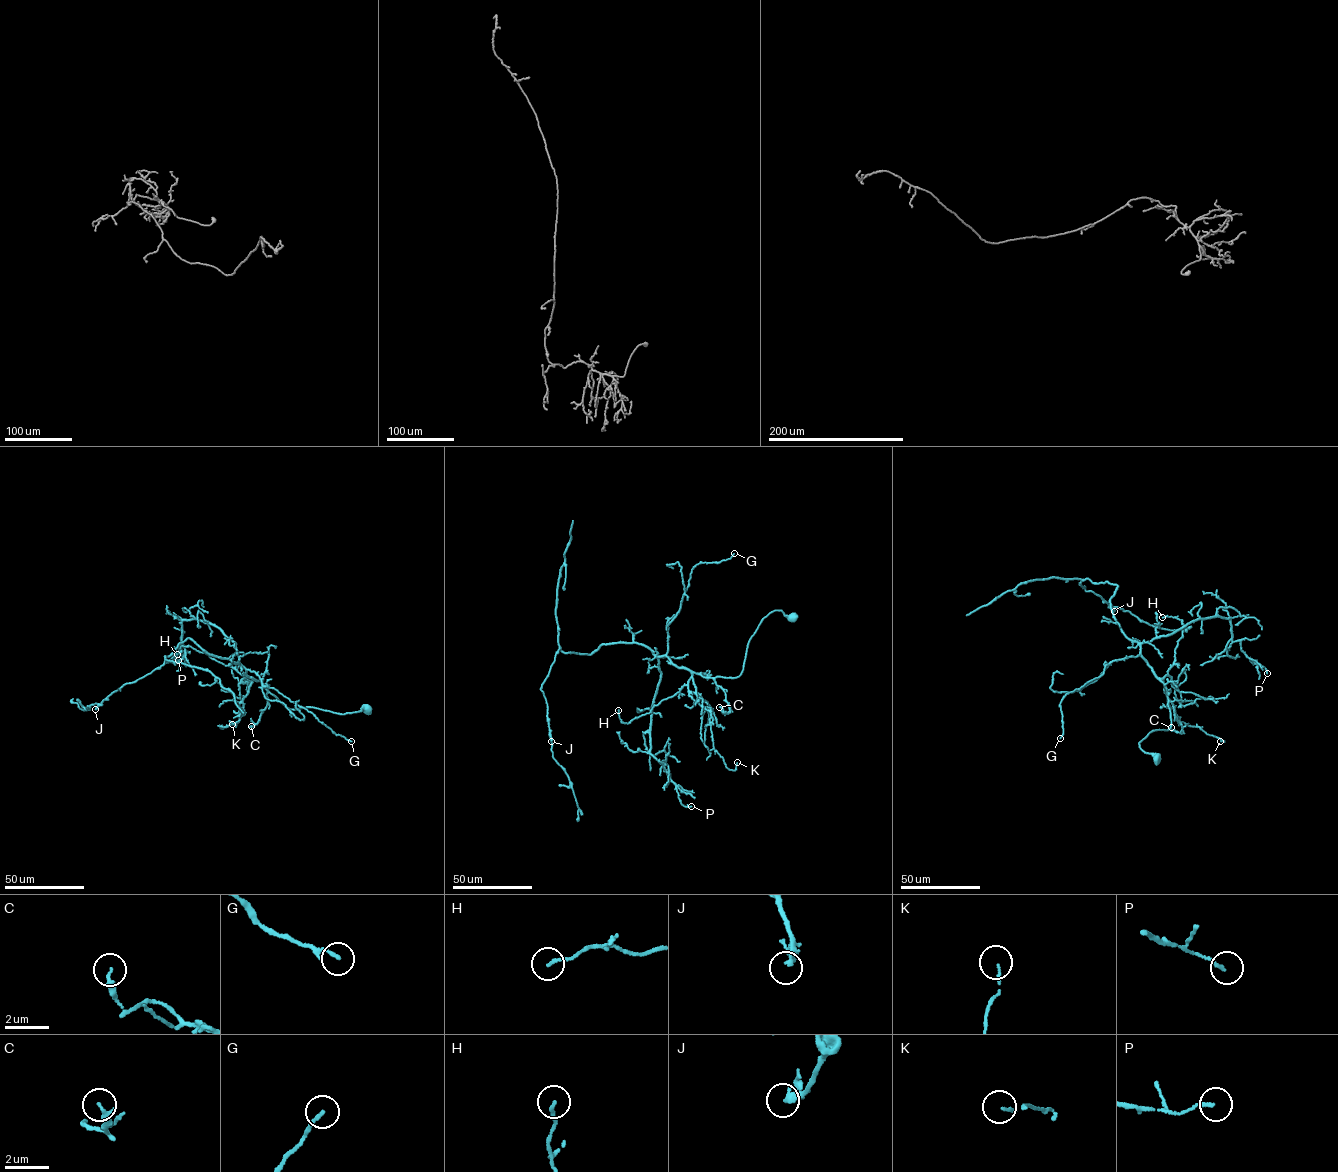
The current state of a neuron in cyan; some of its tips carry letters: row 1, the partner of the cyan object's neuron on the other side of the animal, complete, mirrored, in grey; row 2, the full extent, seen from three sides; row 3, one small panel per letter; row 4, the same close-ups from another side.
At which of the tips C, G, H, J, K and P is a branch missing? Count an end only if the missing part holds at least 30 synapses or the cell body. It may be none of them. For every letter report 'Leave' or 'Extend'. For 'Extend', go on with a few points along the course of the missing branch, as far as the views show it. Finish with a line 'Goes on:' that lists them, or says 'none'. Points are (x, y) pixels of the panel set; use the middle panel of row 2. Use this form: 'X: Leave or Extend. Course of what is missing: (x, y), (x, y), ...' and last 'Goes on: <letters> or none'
C: Leave
G: Leave
H: Leave
J: Leave
K: Leave
P: Leave
Goes on: none

